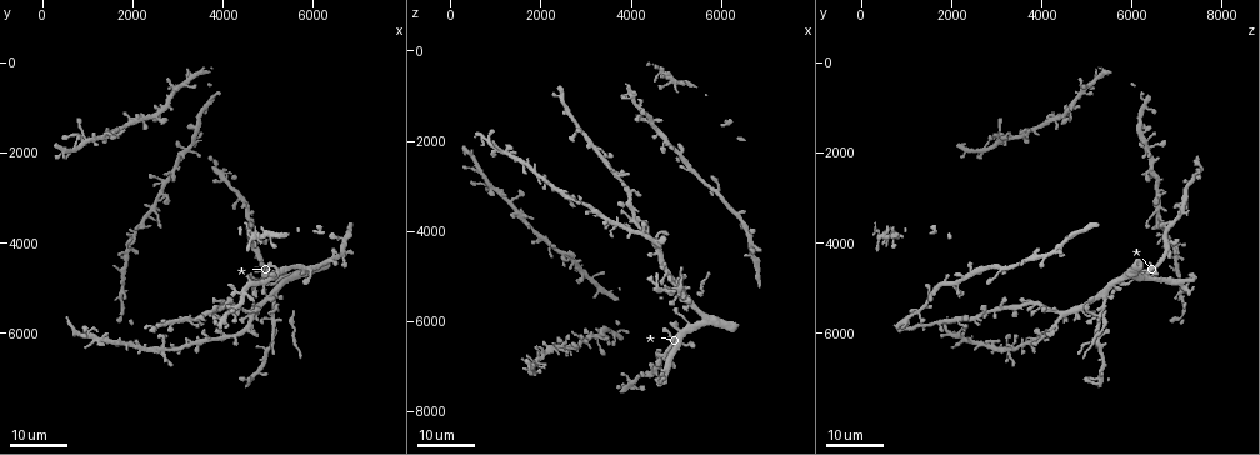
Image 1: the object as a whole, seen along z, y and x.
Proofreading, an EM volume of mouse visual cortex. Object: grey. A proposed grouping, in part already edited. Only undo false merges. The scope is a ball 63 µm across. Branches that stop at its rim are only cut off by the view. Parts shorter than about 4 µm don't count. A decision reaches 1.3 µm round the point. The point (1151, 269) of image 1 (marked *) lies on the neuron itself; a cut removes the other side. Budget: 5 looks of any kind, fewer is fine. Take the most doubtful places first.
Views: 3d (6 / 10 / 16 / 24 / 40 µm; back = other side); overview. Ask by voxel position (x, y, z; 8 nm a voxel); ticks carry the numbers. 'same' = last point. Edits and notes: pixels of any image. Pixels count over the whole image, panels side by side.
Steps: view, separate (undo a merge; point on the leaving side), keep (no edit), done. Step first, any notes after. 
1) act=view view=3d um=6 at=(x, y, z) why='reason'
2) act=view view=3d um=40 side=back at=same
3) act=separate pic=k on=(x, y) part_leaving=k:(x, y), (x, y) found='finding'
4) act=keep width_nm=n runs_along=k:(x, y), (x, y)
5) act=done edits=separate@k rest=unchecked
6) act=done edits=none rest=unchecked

act=view view=3d um=24 at=(850, 1750, 3000) why='thin arm on a thick one'

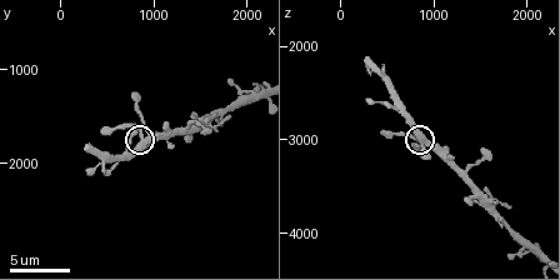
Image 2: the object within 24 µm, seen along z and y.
act=view view=3d um=6 at=(850, 1750, 3000)

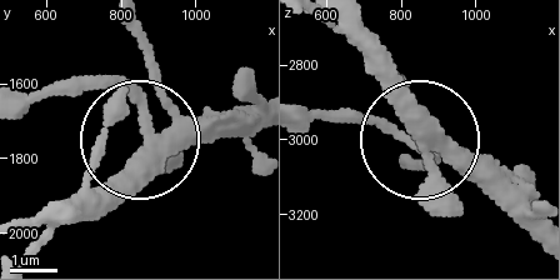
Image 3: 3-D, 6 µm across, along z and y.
act=keep runs_along=3:(250, 109), (146, 136), (130, 96), (75, 73) found='all the same neuron'

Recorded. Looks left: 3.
act=view view=3d um=24 at=(5250, 4600, 2400) why='three-way junction'

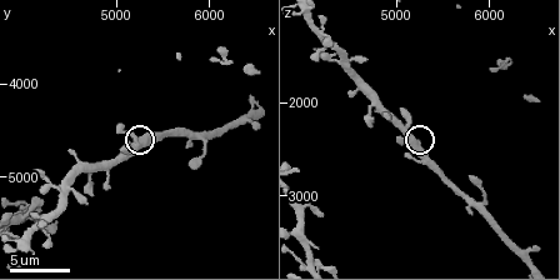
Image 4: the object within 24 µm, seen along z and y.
act=view view=3d um=10 at=same why='zoom in'

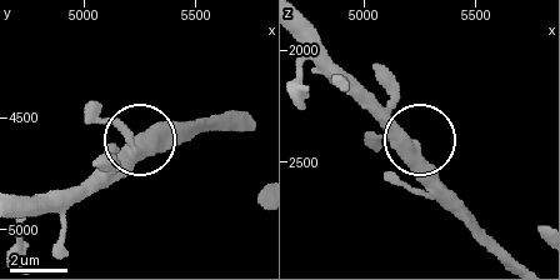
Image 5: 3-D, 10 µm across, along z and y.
act=keep side_arm_um=13 found='continuous, no second neuron'

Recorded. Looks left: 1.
act=done edits=none rest=unchecked

